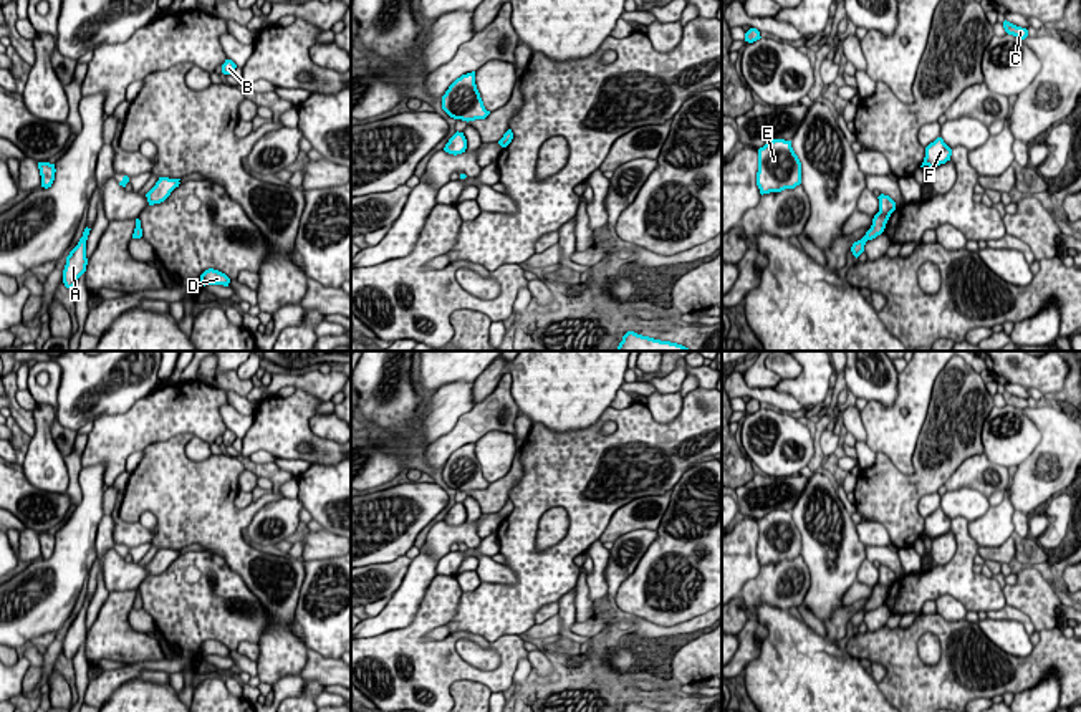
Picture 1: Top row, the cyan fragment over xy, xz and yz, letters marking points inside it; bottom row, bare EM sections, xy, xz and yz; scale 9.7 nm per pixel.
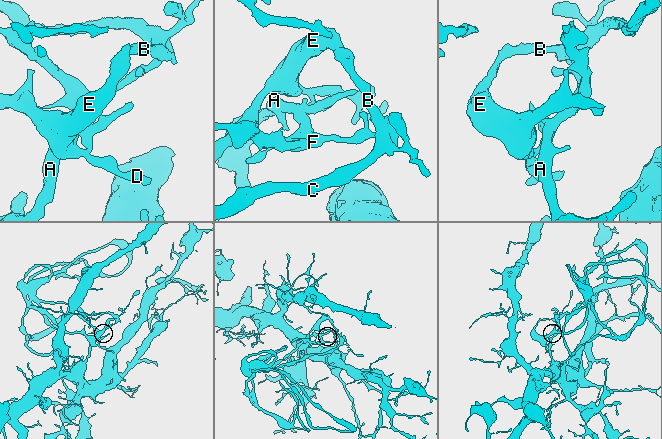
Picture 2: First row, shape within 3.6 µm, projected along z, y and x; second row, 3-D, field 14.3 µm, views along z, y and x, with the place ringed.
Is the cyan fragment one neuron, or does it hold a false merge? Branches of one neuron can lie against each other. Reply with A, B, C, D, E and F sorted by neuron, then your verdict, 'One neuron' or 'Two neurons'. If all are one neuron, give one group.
Groups: A F / B C D E. Two neurons

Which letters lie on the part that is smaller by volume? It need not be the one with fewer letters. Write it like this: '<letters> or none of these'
B, C, D, E

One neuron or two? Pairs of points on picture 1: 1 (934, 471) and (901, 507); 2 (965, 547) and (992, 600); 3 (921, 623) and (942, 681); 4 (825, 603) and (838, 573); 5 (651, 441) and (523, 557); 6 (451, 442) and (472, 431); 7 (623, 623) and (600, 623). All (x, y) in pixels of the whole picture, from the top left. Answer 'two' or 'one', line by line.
1: one
2: one
3: one
4: one
5: one
6: one
7: one

